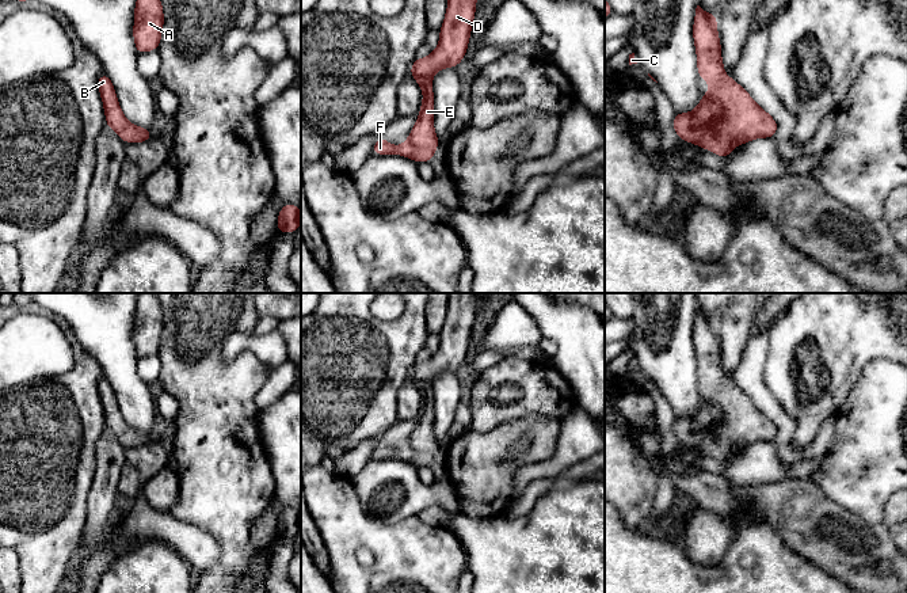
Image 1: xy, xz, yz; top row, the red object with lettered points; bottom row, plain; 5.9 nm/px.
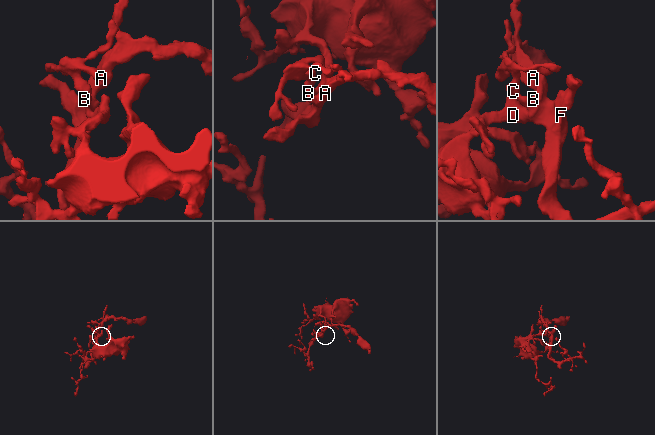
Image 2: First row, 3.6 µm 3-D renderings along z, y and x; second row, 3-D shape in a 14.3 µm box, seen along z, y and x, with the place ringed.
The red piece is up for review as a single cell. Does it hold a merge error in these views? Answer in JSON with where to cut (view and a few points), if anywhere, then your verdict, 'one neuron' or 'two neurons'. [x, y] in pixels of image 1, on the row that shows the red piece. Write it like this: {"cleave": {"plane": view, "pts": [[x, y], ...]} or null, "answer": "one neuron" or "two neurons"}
{"cleave": null, "answer": "one neuron"}

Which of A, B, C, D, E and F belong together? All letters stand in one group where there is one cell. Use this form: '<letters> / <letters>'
A B C D E F

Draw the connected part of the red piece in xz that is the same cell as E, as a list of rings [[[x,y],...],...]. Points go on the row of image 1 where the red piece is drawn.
[[[447,0],[438,46],[428,57],[415,58],[409,69],[423,92],[418,121],[403,145],[390,145],[380,134],[371,148],[371,155],[400,155],[418,164],[432,160],[439,145],[434,129],[432,75],[445,68],[457,68],[466,56],[476,4],[477,0]]]

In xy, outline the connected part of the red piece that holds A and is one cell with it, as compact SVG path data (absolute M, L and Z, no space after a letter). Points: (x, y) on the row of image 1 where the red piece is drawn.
M137 0L133 38L138 56L159 49L163 27L164 14L161 0Z

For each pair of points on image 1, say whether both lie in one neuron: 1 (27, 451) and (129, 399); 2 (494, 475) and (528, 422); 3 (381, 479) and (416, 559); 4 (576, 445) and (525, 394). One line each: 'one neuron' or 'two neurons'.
1: two neurons
2: one neuron
3: two neurons
4: two neurons

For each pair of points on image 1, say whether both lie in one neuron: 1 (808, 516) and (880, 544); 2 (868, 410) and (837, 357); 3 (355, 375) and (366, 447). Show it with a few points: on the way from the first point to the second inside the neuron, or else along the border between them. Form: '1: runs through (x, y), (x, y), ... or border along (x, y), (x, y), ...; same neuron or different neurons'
1: runs through (826, 533), (842, 544), (862, 544); same neuron
2: border along (873, 358), (865, 365), (846, 400), (839, 407); different neurons
3: border along (378, 436), (364, 440), (338, 457); different neurons

